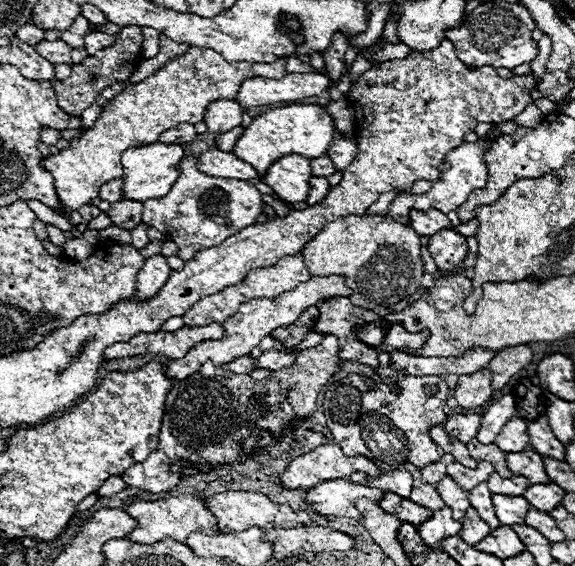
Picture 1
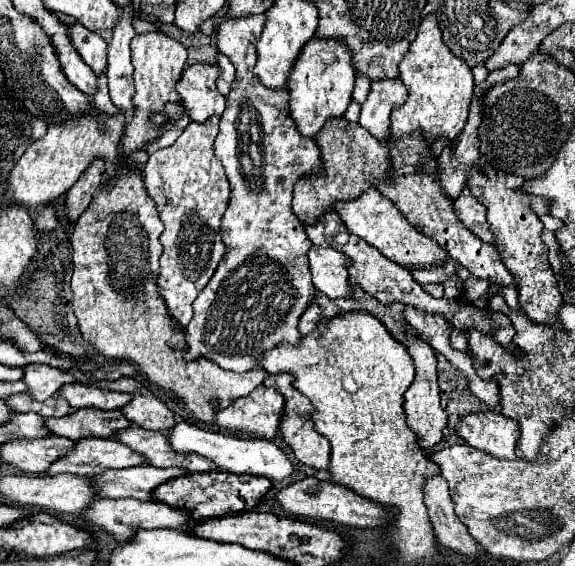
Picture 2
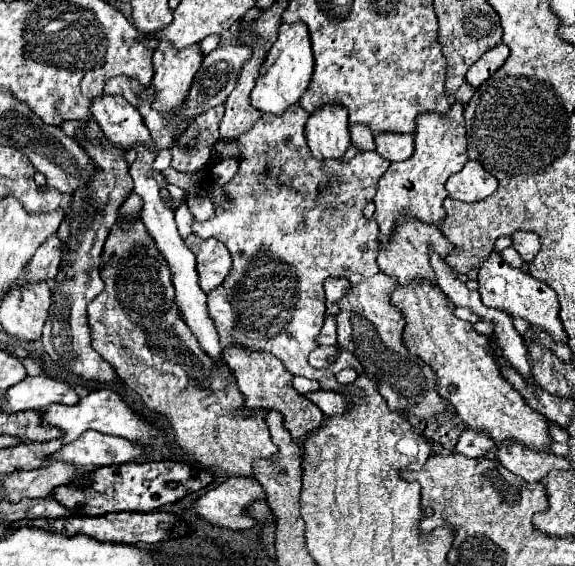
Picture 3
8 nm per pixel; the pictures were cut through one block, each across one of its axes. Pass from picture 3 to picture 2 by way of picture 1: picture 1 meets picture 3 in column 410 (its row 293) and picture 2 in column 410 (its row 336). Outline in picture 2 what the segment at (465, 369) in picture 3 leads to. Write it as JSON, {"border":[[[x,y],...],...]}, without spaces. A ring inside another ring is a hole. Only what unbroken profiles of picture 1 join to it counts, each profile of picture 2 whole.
{"border":[[[376,188],[366,190],[356,200],[334,202],[334,210],[340,214],[350,234],[364,238],[370,246],[380,250],[382,256],[390,258],[396,264],[432,266],[434,262],[442,262],[448,258],[446,250],[442,250],[434,240],[426,238],[420,230],[416,230],[416,226],[406,220],[406,216],[394,206],[394,202],[390,202],[388,198],[382,198],[382,194],[378,194]]]}

